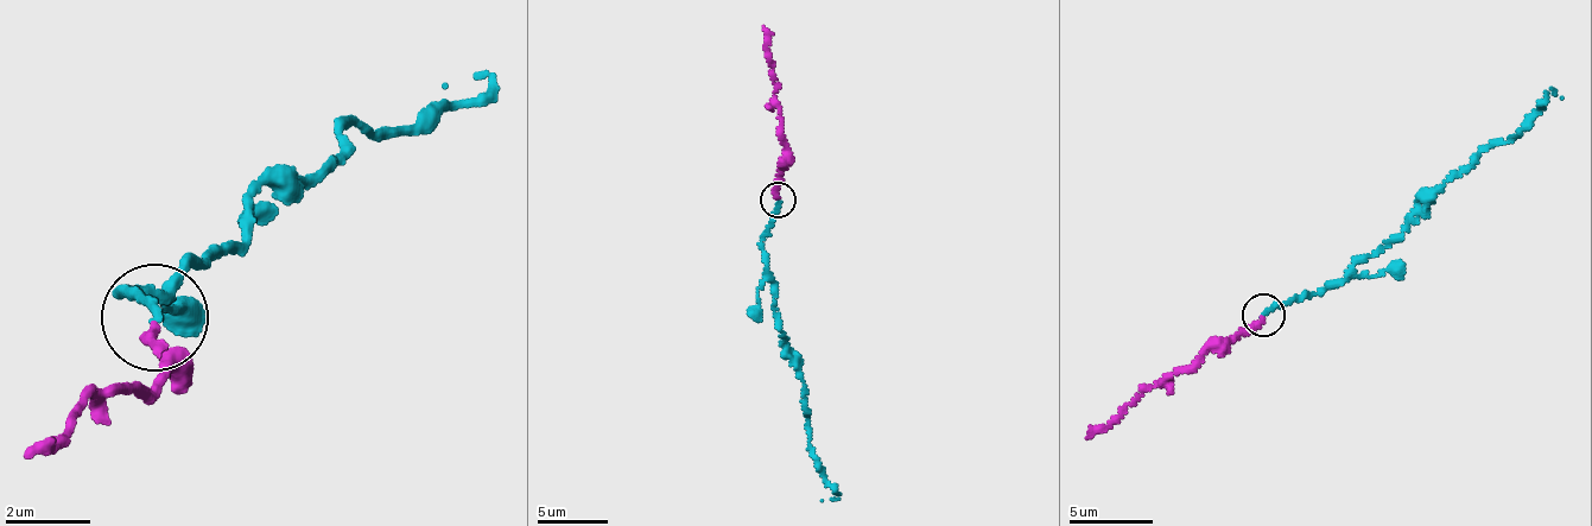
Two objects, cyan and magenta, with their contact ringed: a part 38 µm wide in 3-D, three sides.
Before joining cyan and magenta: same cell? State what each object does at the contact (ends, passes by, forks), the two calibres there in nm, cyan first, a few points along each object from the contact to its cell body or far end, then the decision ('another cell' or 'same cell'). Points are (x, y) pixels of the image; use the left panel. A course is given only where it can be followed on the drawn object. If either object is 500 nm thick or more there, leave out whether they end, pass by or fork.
cyan ends | magenta ends | 180/240 nm | cyan via (151, 315), (122, 286), (235, 253), (341, 128), (420, 132), (486, 86), (445, 87) | magenta via (151, 324), (172, 361), (153, 390), (90, 384), (55, 443), (25, 452) | same cell

